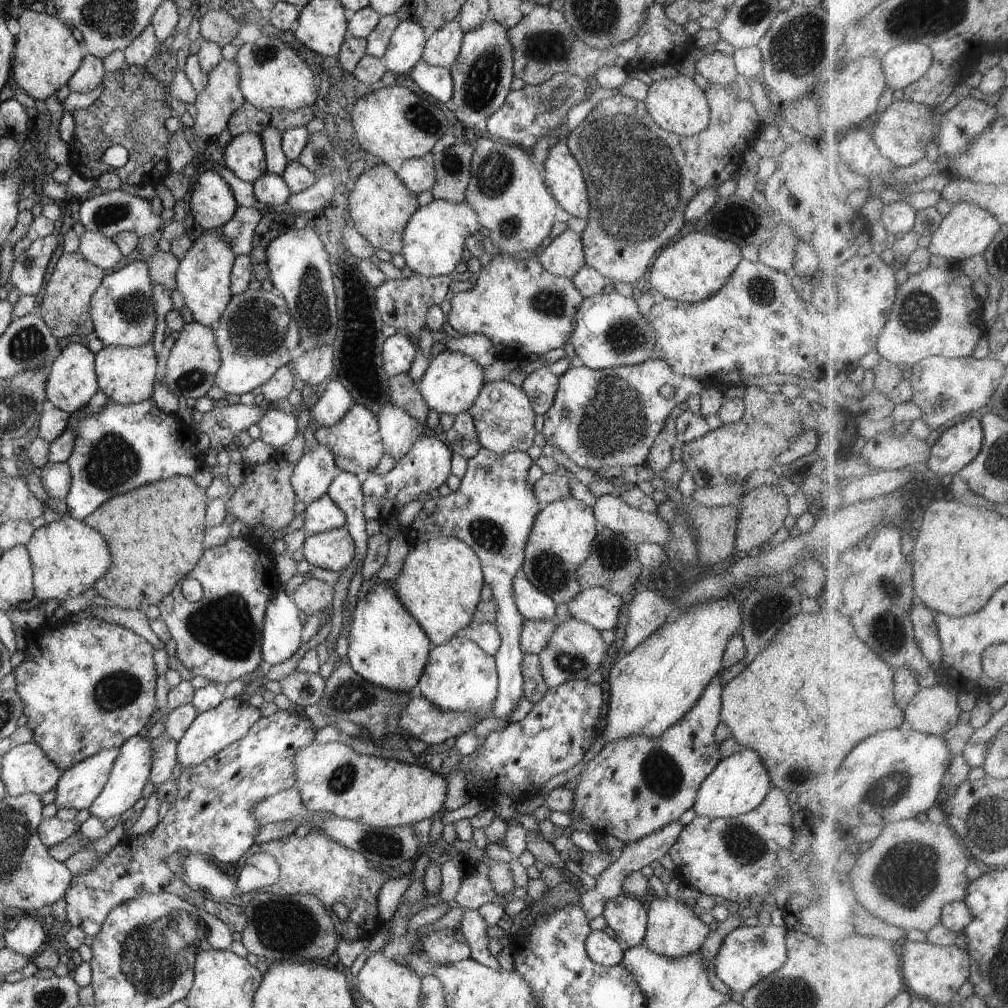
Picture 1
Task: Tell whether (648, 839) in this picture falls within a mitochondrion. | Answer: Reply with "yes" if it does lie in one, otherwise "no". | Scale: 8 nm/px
no

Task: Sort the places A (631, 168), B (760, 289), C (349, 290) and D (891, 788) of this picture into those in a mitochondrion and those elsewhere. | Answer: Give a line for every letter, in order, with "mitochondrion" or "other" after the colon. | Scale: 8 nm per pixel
A: mitochondrion
B: mitochondrion
C: mitochondrion
D: mitochondrion

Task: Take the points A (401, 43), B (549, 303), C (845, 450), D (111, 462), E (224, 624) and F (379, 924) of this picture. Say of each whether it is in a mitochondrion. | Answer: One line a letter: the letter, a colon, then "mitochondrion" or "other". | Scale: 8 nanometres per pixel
A: other
B: mitochondrion
C: other
D: mitochondrion
E: mitochondrion
F: other

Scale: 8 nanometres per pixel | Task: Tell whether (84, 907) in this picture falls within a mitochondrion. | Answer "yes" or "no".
no

